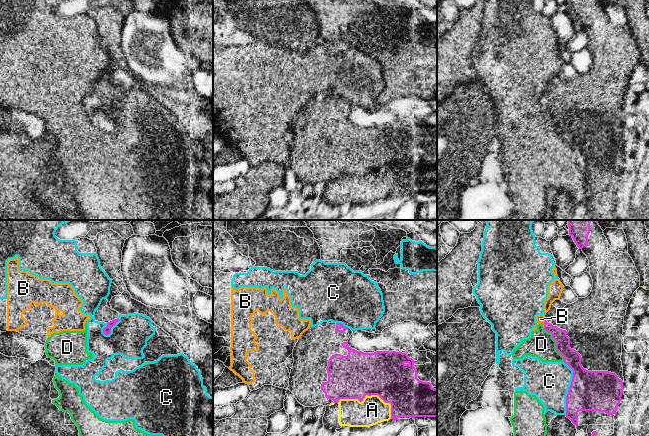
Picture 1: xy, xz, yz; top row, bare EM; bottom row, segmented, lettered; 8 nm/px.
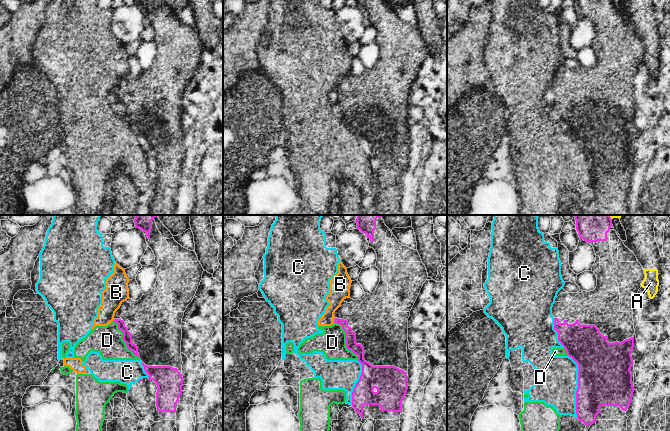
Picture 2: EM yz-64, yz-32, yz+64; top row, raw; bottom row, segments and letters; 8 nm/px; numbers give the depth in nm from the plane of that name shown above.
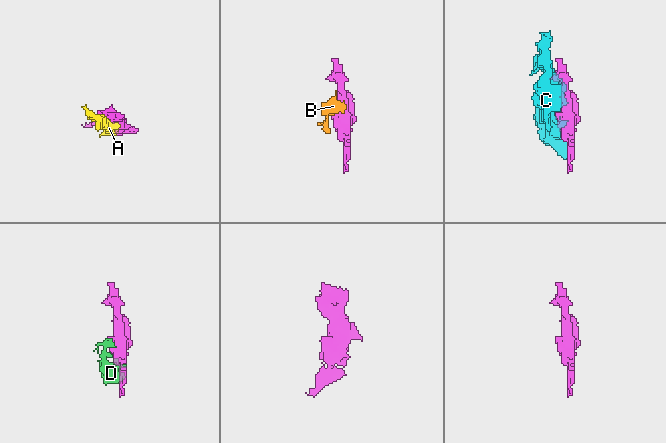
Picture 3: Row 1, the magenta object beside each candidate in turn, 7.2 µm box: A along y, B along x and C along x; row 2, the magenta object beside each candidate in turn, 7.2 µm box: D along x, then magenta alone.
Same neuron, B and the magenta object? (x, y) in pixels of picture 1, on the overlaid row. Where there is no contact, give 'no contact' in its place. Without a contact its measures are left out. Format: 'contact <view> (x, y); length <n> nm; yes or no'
contact yz (544, 324); length 70 nm; no

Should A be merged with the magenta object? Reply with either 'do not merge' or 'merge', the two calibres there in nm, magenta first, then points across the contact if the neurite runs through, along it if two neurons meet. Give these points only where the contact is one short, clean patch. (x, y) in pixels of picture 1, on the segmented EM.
do not merge; calibres 360 and 220 nm

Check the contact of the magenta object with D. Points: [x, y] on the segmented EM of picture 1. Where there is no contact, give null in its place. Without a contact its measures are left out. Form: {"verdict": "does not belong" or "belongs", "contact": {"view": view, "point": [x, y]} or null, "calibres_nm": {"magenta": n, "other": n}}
{"verdict": "does not belong", "contact": {"view": "yz", "point": [556, 344]}, "calibres_nm": {"magenta": 140, "other": 200}}

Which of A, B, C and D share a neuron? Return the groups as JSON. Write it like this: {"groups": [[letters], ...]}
{"groups": [["A", "B", "C", "D"]]}

